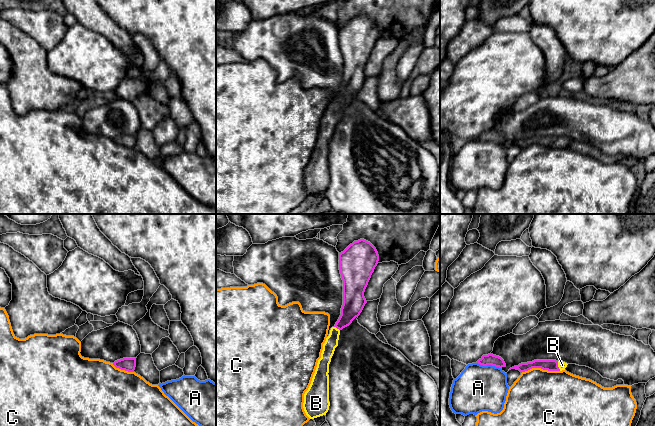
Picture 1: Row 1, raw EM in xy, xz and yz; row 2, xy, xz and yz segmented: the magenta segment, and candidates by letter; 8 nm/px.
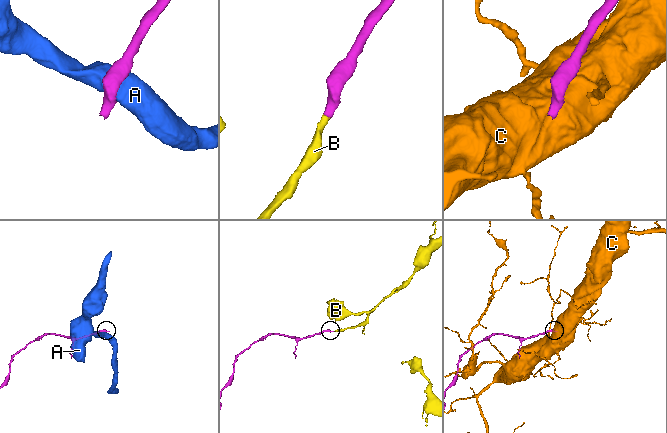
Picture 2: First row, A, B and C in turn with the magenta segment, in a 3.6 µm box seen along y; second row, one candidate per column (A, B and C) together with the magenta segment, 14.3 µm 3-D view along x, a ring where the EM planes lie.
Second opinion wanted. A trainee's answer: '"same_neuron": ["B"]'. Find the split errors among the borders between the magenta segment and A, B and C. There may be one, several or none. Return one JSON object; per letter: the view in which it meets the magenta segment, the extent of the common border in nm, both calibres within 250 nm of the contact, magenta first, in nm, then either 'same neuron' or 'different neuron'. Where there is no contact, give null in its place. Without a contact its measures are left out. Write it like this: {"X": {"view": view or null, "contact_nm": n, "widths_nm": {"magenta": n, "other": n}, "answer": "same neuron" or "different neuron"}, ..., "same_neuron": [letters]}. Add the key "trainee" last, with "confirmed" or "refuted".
{"A": {"view": "yz", "contact_nm": 200, "widths_nm": {"magenta": 90, "other": 380}, "answer": "different neuron"}, "B": {"view": "yz", "contact_nm": 80, "widths_nm": {"magenta": 100, "other": 70}, "answer": "same neuron"}, "C": {"view": "yz", "contact_nm": 320, "widths_nm": {"magenta": 100, "other": 460}, "answer": "different neuron"}, "same_neuron": ["B"], "trainee": "confirmed"}

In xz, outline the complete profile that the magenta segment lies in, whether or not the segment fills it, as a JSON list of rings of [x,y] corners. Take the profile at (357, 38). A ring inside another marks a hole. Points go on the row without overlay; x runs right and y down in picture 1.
[[[360,15],[339,29],[339,46],[343,56],[343,81],[341,91],[323,120],[311,160],[304,170],[303,184],[310,195],[329,186],[329,140],[338,122],[340,107],[360,91],[367,79],[364,68],[379,37],[376,24]]]

